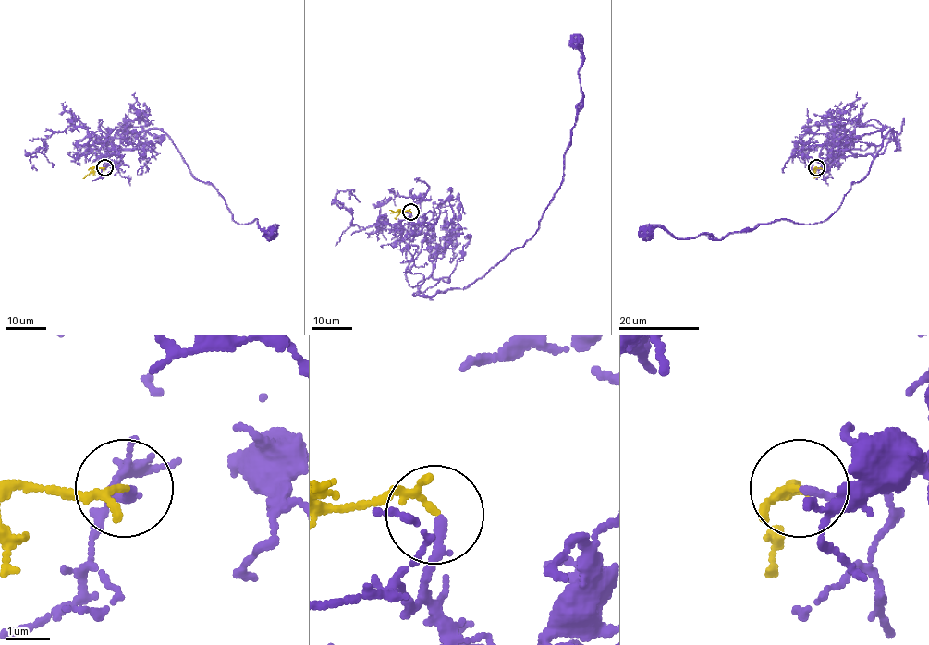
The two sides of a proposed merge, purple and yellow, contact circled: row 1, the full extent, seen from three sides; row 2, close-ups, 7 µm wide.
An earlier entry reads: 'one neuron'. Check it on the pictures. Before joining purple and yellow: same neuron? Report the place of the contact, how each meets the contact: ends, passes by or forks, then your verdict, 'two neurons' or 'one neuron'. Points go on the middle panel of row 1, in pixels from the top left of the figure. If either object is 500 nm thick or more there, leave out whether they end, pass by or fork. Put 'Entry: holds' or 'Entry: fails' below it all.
at (410, 212); purple ends there; yellow passes by; one neuron
Entry: holds

